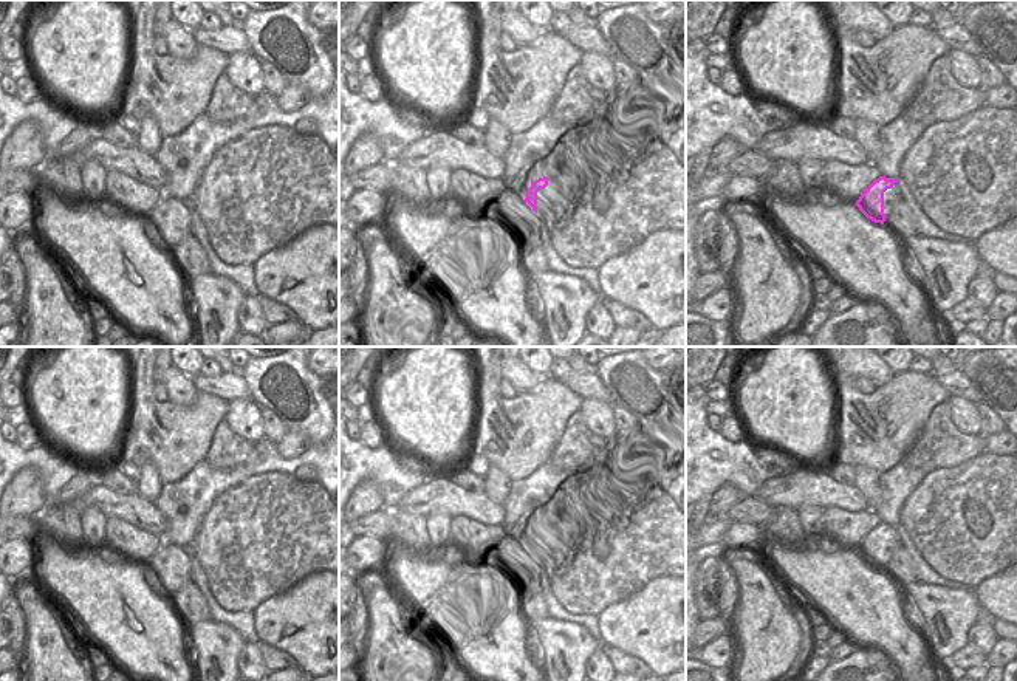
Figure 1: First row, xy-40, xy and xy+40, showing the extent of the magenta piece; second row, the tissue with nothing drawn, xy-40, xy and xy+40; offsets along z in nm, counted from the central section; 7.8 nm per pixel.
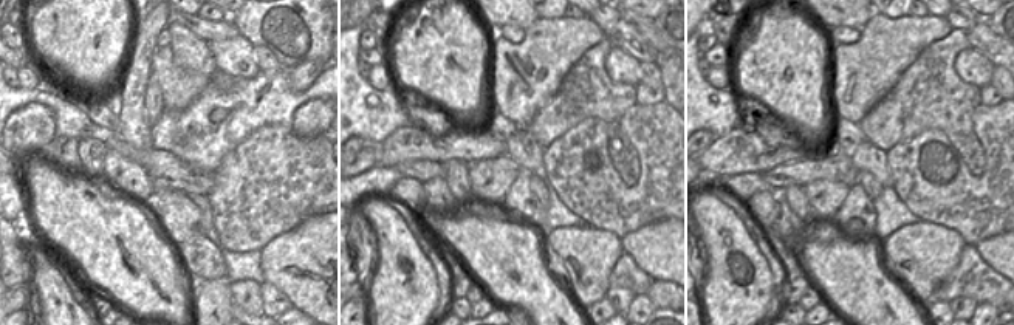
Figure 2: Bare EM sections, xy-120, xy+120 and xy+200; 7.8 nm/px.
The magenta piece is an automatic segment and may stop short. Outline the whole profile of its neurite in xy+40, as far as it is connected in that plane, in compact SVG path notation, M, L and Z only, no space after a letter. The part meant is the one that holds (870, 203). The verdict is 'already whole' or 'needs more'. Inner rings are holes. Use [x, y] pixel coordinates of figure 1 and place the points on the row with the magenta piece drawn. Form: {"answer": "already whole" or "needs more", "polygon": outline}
{"answer": "already whole", "polygon": "M879 176L859 197L856 206L859 210L875 223L884 224L884 192L898 183L896 178Z"}

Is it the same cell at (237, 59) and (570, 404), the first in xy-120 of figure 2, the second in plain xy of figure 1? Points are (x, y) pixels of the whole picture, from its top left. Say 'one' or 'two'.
two

